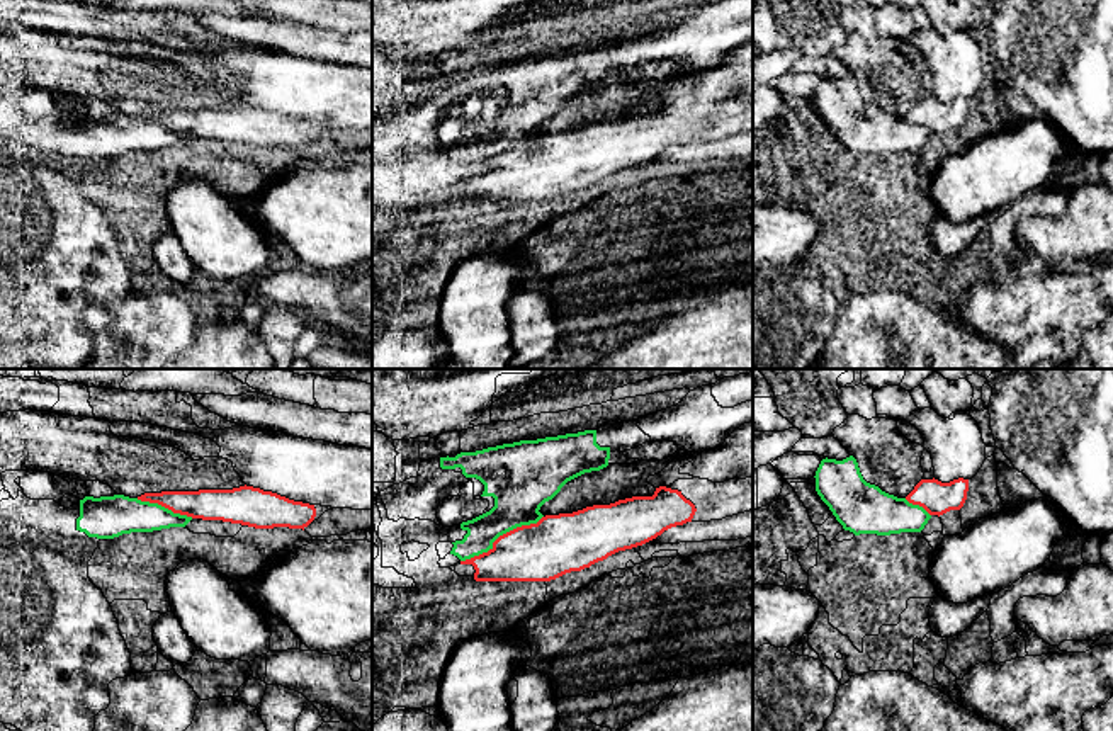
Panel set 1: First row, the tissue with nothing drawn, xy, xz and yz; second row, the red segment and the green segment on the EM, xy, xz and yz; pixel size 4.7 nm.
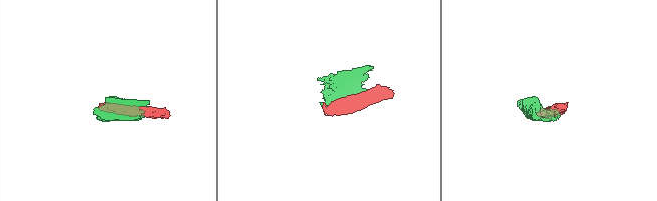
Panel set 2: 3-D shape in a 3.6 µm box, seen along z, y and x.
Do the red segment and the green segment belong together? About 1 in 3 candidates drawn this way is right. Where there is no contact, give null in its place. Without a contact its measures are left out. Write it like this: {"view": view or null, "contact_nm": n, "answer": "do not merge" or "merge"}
{"view": "xz", "contact_nm": 440, "answer": "do not merge"}

